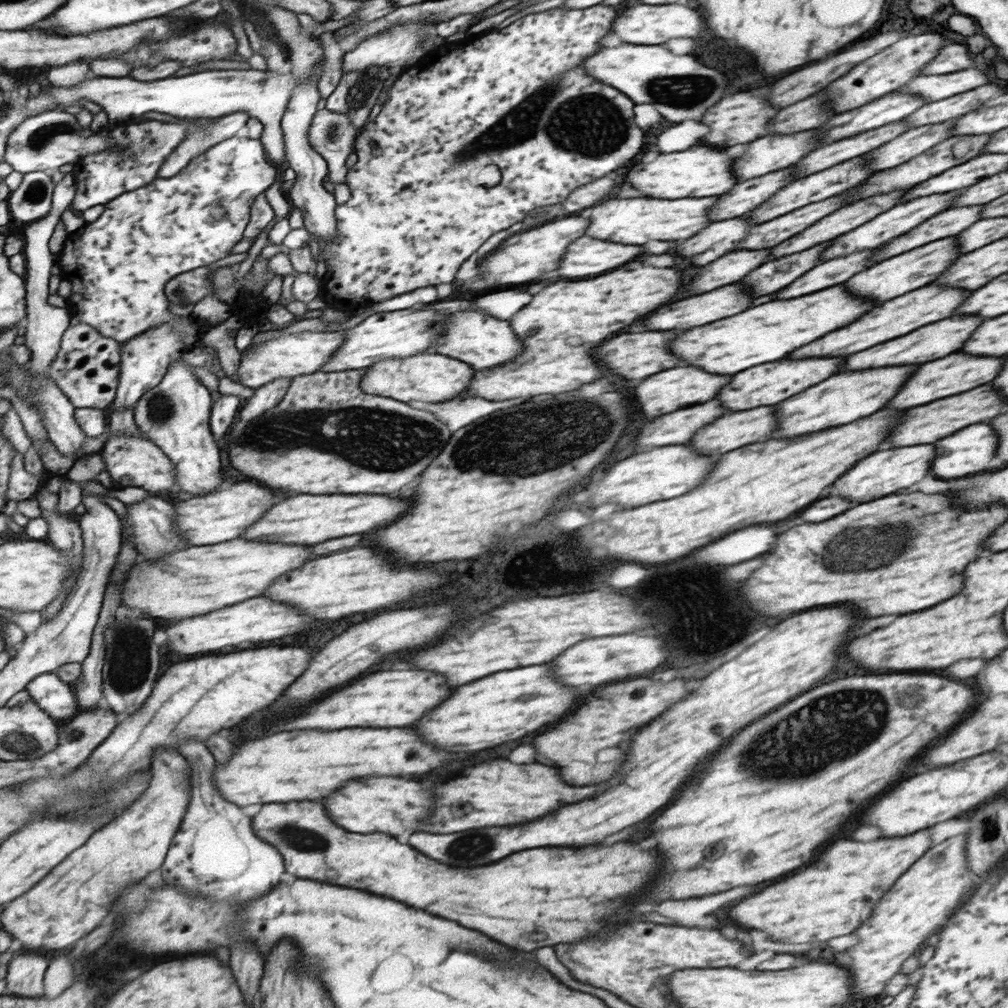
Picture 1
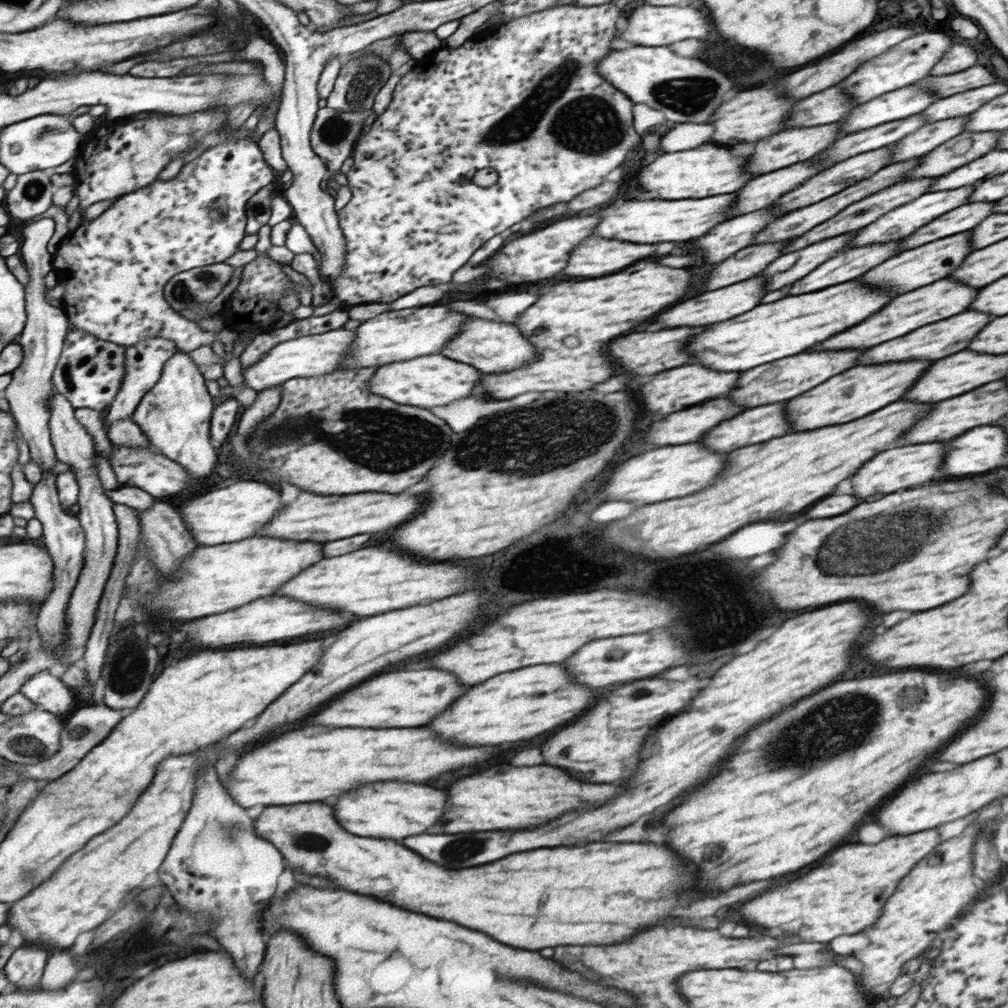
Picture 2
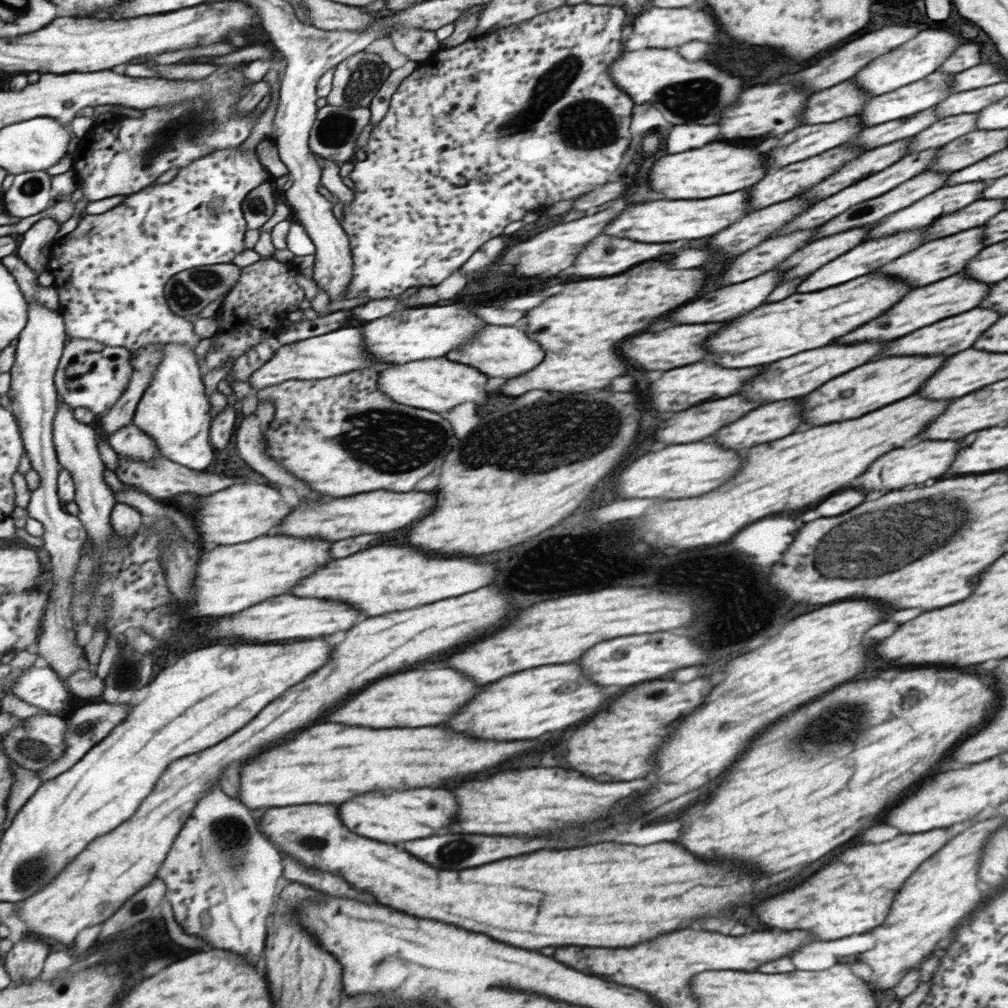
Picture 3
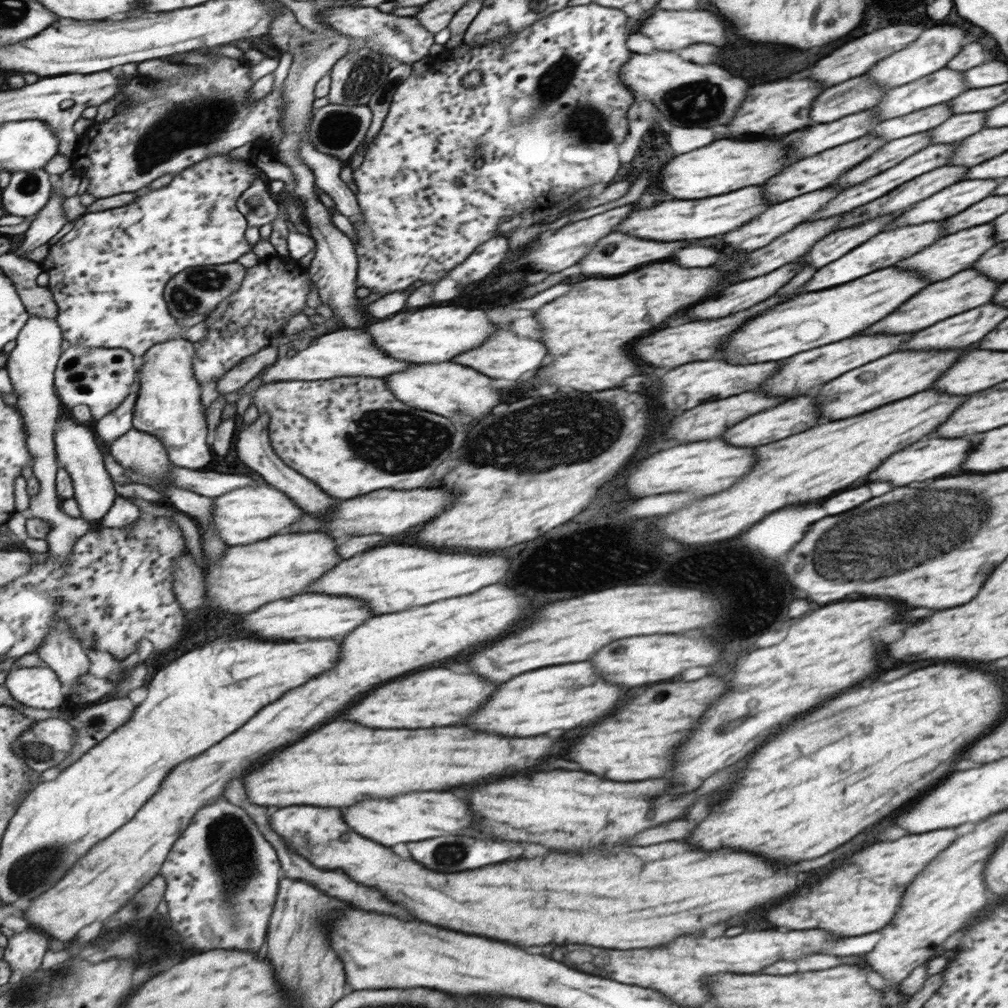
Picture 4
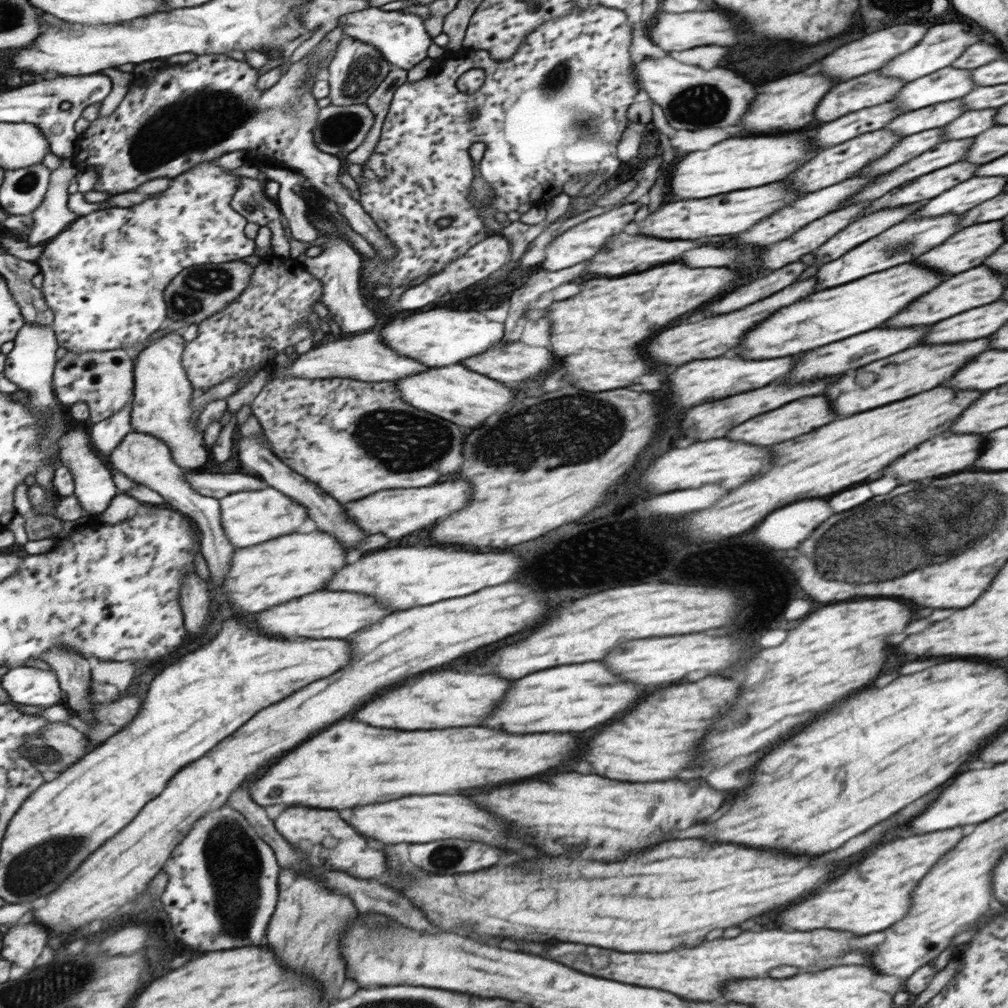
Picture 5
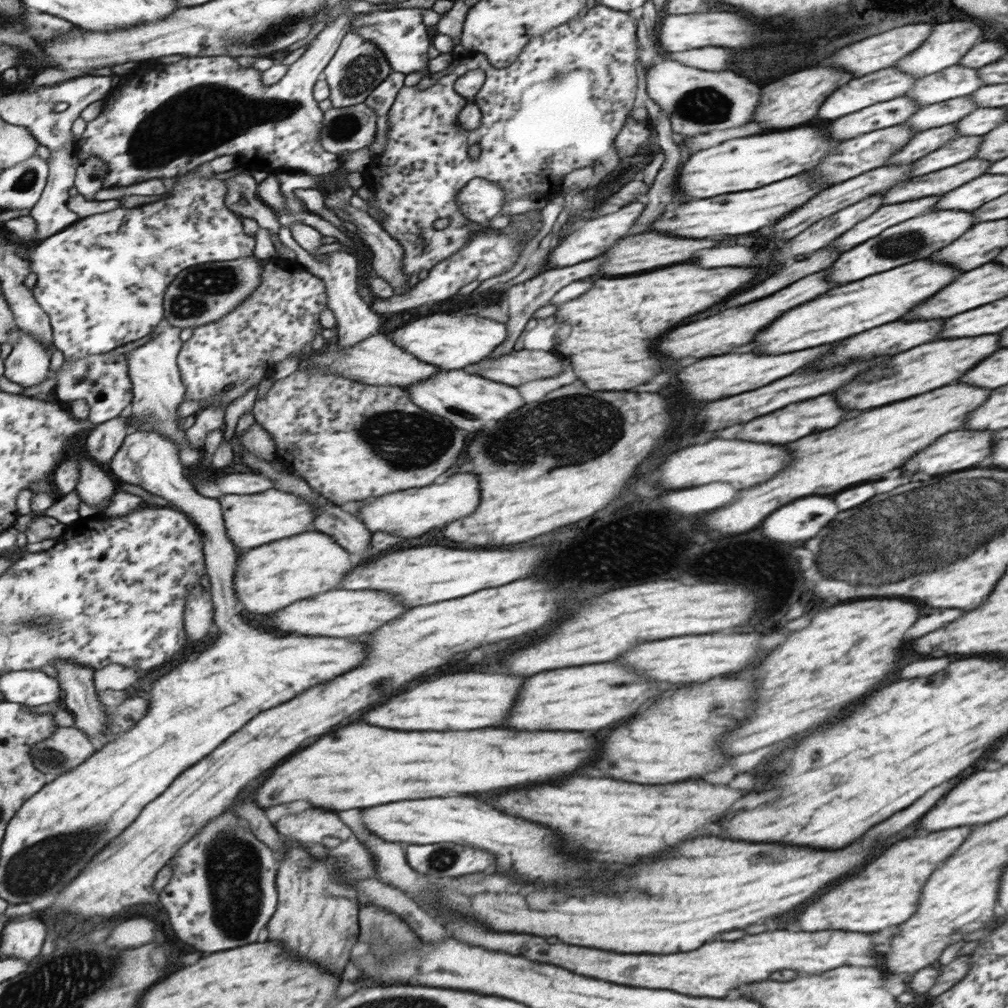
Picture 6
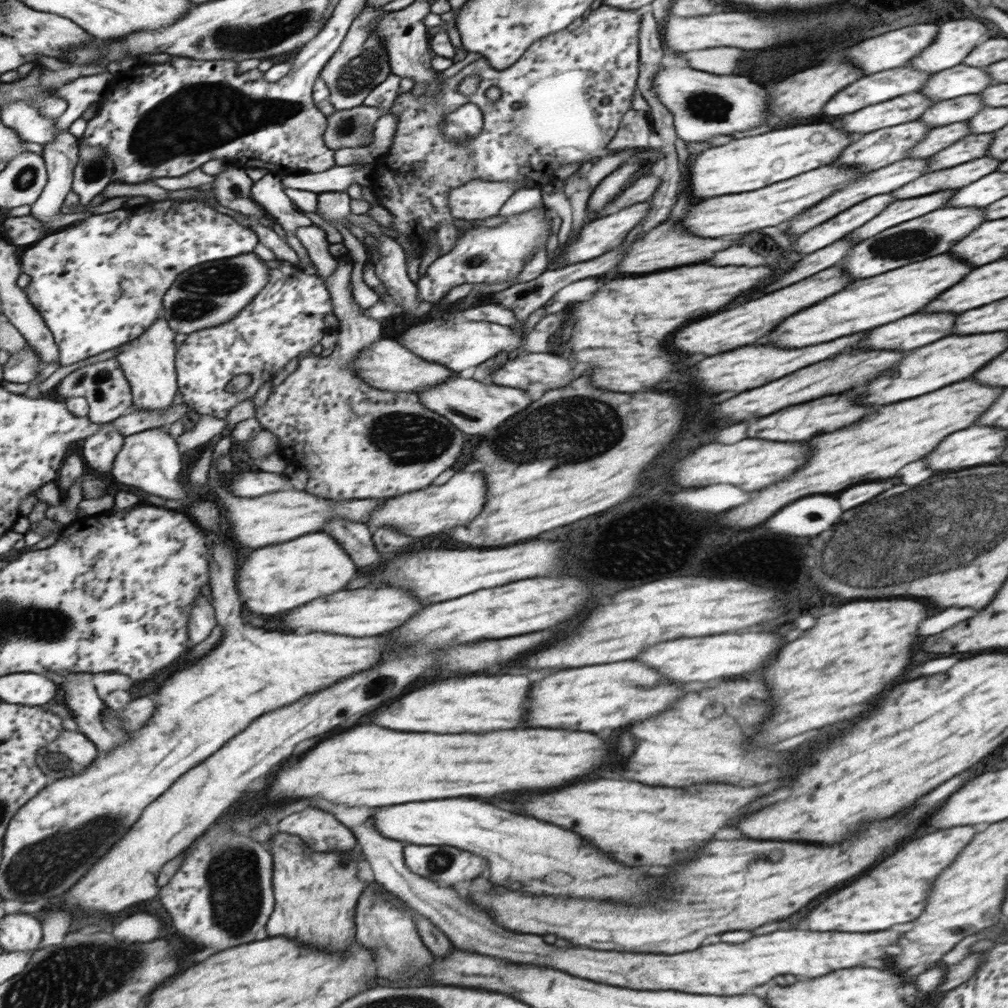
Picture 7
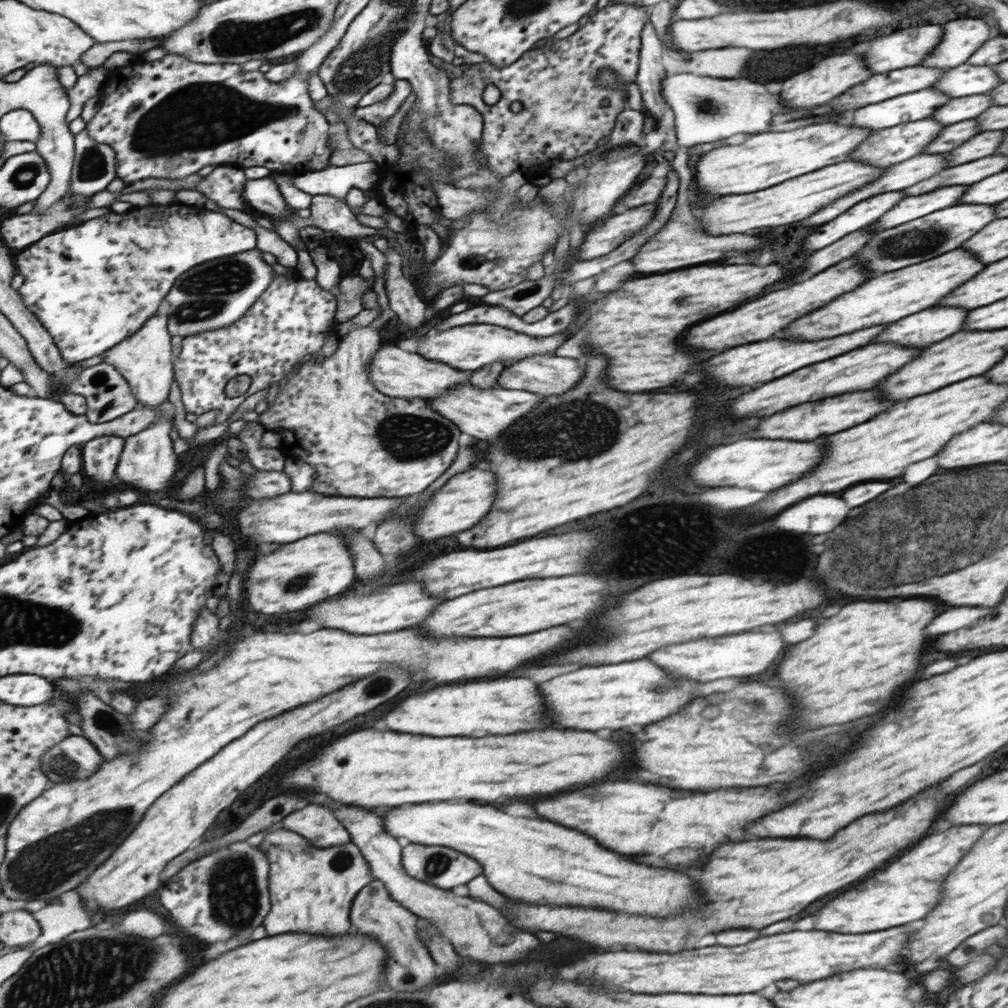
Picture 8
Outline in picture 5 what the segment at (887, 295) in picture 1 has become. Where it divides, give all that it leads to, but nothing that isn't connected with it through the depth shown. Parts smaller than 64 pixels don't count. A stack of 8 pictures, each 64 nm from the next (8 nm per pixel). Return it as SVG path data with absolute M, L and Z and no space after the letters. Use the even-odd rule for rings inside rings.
M1000 220L968 226L958 236L934 248L934 252L926 252L926 256L918 258L916 262L930 266L948 276L954 276L962 270L976 268L994 250L998 250L1004 244L1006 238L1002 234L1002 228L1004 228L1004 222Z

